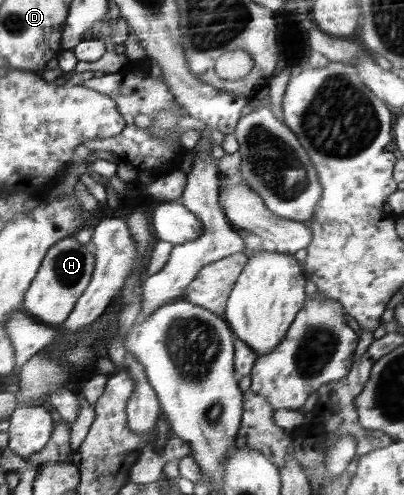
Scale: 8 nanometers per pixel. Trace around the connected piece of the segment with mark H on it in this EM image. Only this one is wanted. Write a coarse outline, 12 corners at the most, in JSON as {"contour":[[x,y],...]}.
{"contour":[[92,244],[47,251],[21,309],[60,326],[91,284]]}

